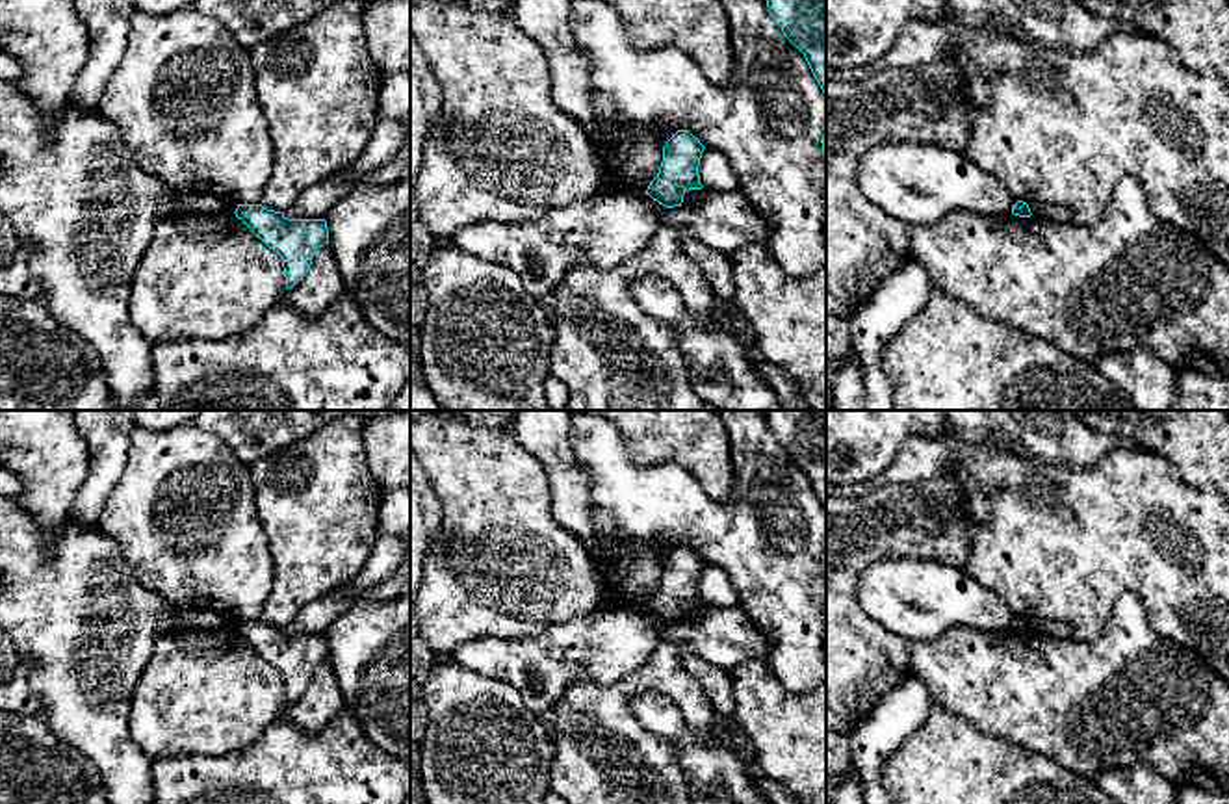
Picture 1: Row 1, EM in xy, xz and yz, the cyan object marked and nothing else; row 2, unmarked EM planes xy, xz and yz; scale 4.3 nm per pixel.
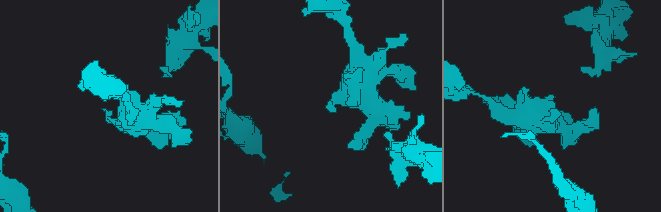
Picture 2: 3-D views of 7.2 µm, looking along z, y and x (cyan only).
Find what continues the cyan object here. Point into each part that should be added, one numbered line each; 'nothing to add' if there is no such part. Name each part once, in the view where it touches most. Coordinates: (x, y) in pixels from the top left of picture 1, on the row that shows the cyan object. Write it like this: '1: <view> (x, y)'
nothing to add

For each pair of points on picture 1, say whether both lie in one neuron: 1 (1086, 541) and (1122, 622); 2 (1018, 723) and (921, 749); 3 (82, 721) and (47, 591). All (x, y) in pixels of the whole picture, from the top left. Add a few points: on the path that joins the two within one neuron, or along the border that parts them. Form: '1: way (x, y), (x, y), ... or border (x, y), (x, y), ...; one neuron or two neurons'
1: border (1140, 598), (1125, 593), (1105, 630), (1090, 641); two neurons
2: border (945, 708), (968, 717), (983, 732), (1023, 749); two neurons
3: way (77, 689), (65, 673), (65, 622); one neuron

